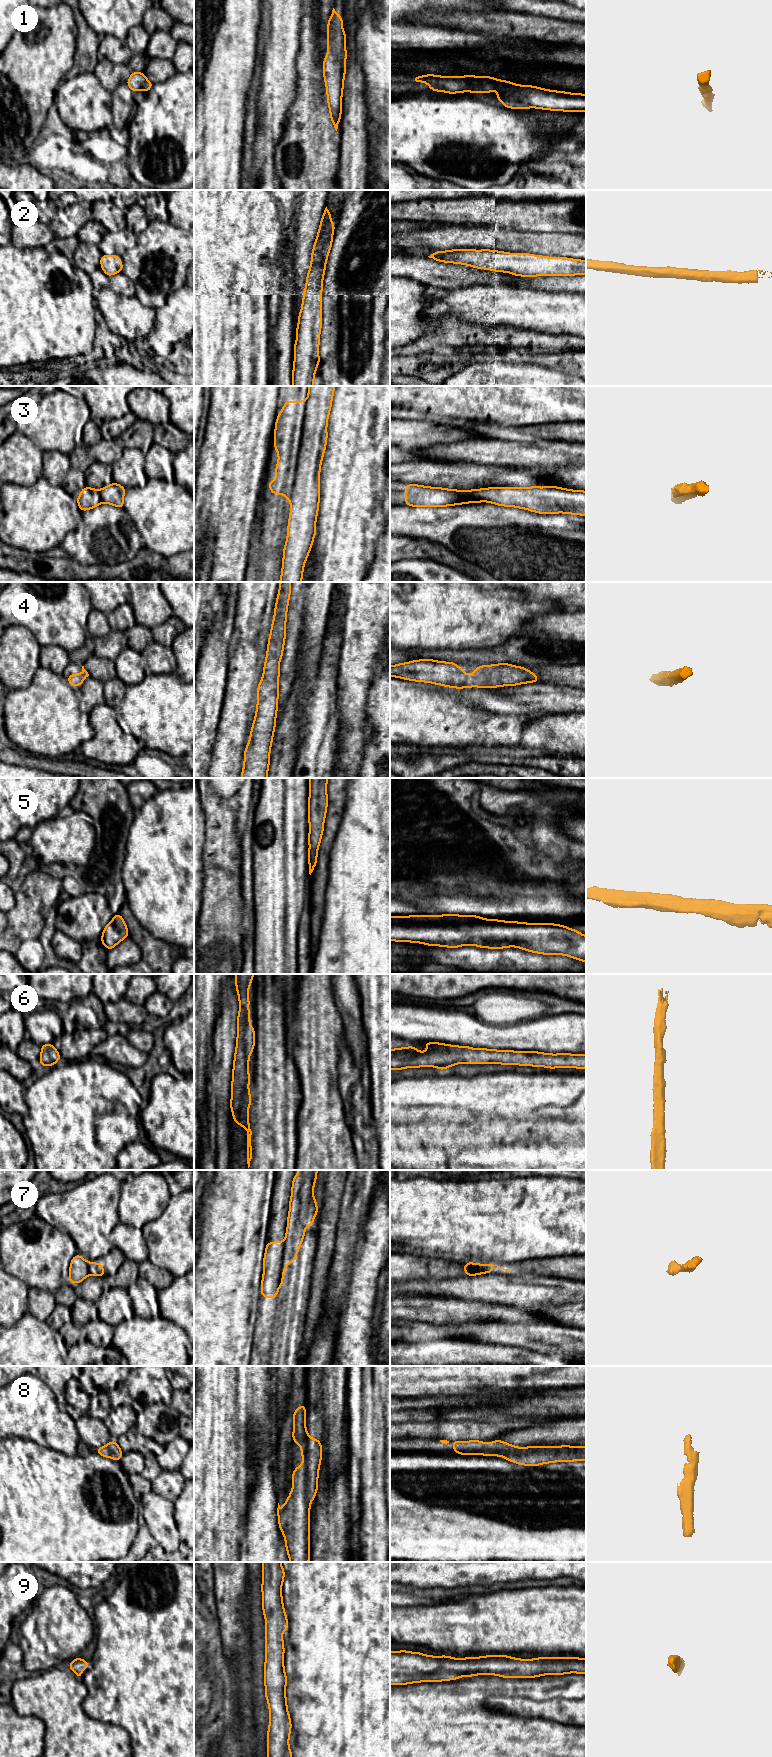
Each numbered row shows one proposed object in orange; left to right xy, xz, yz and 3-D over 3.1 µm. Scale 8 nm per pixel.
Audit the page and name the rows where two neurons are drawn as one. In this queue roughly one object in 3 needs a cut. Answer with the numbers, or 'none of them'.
3, 7

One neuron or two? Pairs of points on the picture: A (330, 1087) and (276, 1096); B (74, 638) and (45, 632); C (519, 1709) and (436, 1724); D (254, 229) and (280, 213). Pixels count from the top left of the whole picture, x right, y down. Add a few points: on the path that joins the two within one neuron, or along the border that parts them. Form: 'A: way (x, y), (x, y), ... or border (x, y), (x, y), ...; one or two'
A: border (297, 1069), (302, 1092), (298, 1115); two
B: way (67, 638), (52, 639); one
C: border (485, 1700), (494, 1710), (525, 1718); two
D: way (260, 223), (270, 213), (274, 213); one

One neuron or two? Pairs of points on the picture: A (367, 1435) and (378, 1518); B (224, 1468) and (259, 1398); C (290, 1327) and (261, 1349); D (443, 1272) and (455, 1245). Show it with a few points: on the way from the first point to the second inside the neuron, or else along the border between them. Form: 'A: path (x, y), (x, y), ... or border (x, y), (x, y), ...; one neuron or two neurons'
A: path (370, 1456), (371, 1497); one neuron
B: path (224, 1451), (224, 1433), (242, 1415); one neuron
C: border (277, 1330), (274, 1349); two neurons
D: border (426, 1256), (470, 1261), (472, 1263); two neurons

